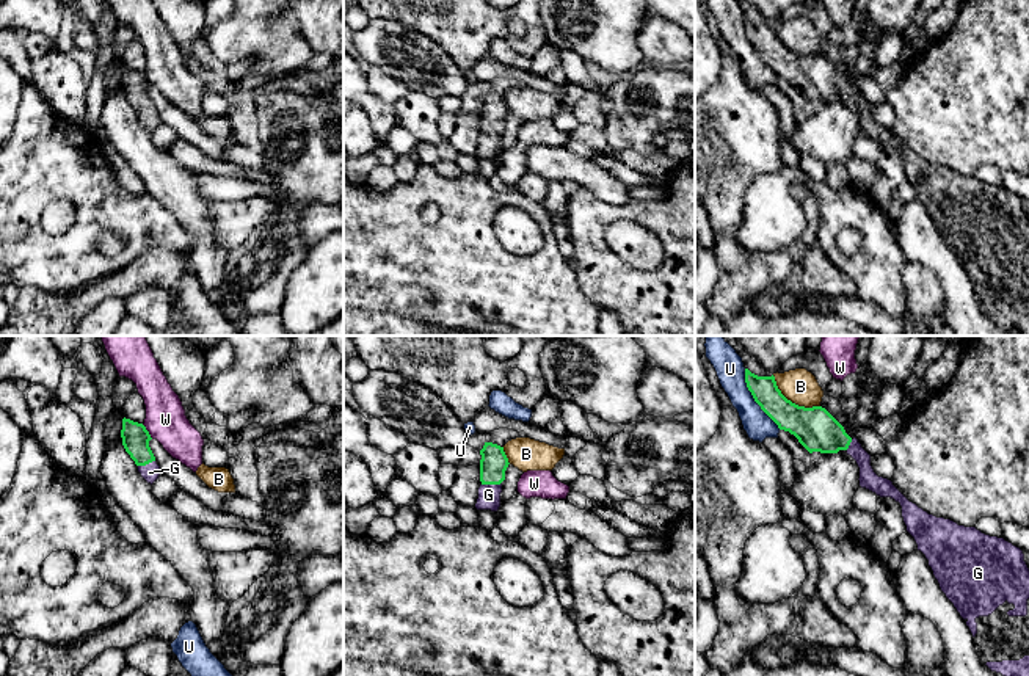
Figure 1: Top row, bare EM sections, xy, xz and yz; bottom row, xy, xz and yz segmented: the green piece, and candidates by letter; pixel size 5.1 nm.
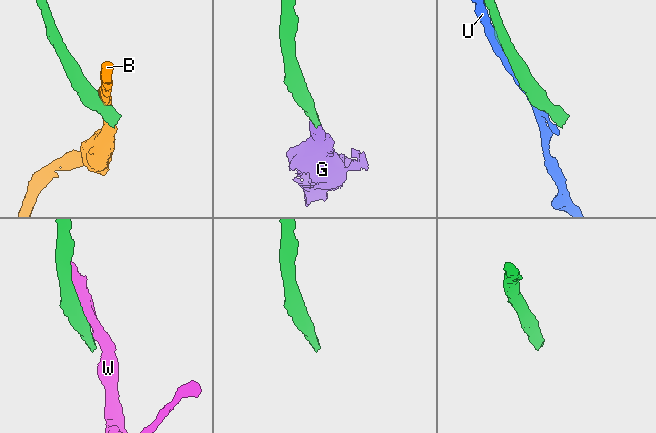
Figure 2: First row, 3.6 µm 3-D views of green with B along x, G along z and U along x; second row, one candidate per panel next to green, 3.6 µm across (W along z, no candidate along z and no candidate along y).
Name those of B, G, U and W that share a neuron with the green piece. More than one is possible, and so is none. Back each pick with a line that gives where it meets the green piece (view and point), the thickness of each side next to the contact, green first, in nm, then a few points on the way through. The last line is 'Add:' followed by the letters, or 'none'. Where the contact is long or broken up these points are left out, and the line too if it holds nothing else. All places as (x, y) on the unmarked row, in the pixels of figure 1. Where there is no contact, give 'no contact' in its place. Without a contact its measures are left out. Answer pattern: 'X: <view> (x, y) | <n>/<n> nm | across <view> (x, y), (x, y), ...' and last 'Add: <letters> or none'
G: xz (491, 132) | 140/110 nm | across xz (493, 113), (491, 132), (488, 143)
Add: G

